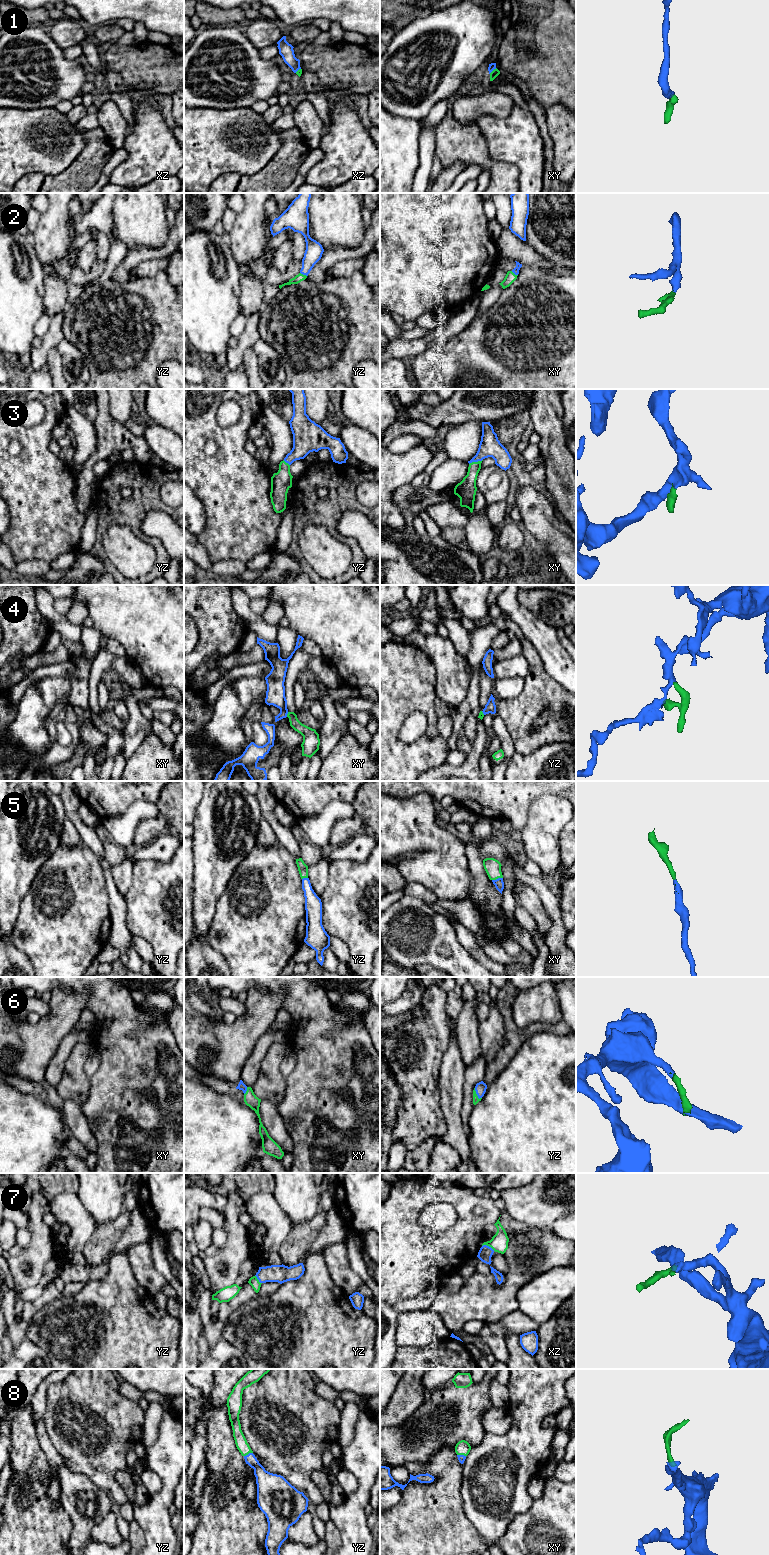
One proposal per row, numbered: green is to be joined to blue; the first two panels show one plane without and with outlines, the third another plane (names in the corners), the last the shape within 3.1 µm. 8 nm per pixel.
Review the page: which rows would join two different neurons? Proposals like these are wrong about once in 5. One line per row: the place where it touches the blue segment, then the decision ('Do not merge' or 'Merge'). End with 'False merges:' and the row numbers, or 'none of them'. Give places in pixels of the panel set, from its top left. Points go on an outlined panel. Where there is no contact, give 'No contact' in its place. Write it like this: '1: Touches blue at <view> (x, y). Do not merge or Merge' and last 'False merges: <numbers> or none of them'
1: Touches blue at xy (492, 70). Merge
2: Touches blue at yz (303, 274). Merge
3: Touches blue at xy (475, 461). Merge
4: Touches blue at xy (287, 713). Do not merge
5: Touches blue at xy (498, 878). Merge
6: Touches blue at yz (477, 1094). Merge
7: Touches blue at xz (488, 1246). Do not merge
8: Touches blue at yz (249, 1453). Merge
False merges: 4, 7

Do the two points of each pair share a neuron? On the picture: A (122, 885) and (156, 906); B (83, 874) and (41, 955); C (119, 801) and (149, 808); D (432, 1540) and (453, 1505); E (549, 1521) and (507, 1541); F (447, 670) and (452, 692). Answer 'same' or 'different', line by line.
A: different
B: same
C: different
D: same
E: same
F: same

